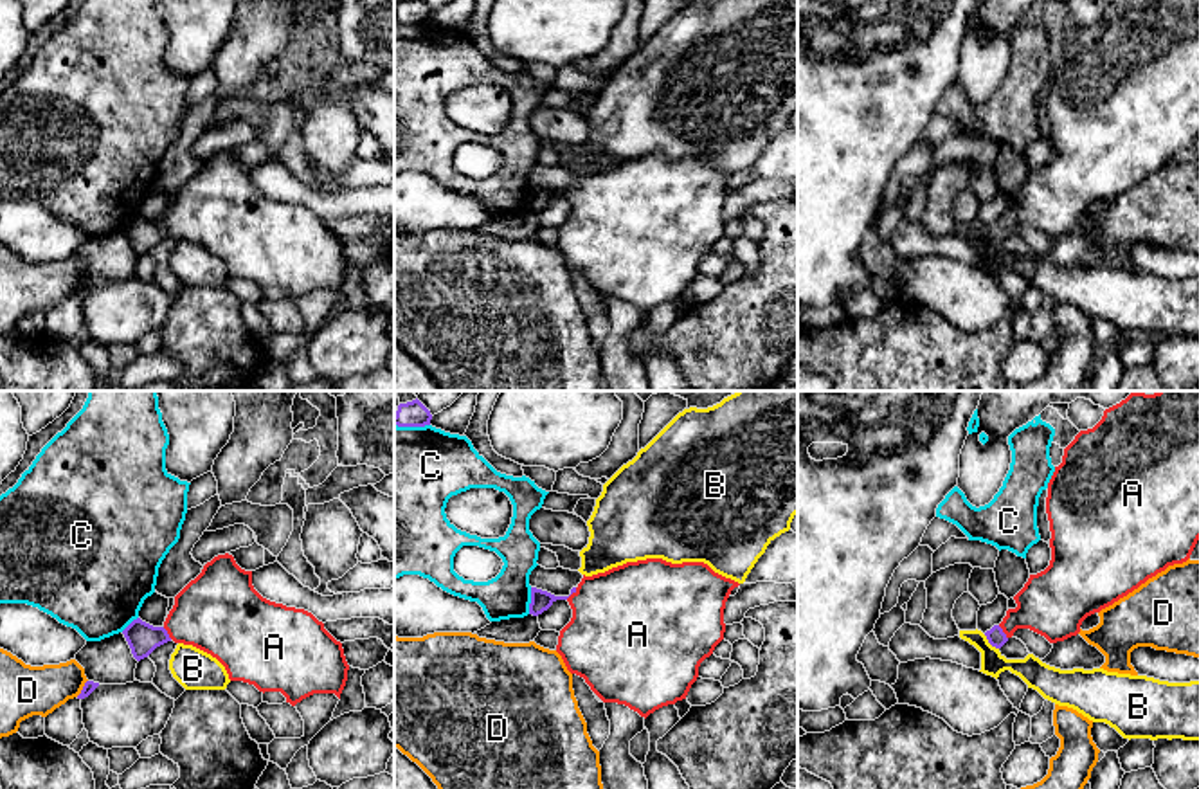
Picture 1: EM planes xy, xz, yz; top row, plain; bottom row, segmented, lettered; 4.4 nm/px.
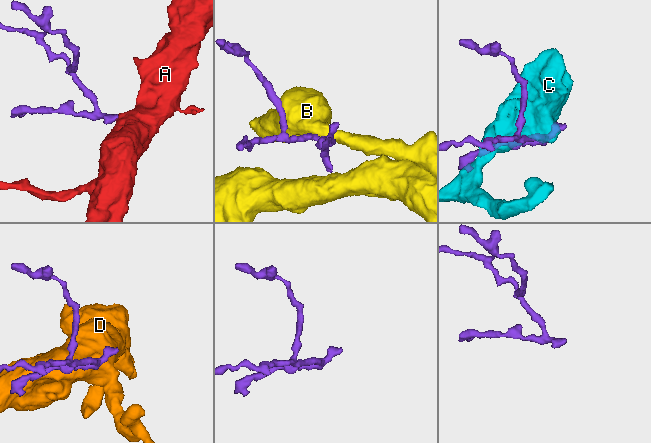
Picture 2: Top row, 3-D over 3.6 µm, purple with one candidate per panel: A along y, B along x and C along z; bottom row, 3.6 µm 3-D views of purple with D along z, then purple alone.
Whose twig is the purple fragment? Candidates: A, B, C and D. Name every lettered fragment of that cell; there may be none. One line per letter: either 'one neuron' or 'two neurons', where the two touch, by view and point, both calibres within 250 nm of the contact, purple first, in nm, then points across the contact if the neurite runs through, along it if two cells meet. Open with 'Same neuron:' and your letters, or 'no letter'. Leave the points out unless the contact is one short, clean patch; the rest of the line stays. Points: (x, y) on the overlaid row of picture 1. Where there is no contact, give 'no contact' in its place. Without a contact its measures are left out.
Same neuron: A
A: one neuron | xz (571, 593) | 100/440 nm | across xz (540, 600), (571, 593), (602, 604), (620, 620)
B: two neurons | yz (991, 643) | 80/120 nm | along yz (983, 634), (998, 649)
C: two neurons | xz (531, 600) | 100/200 nm
D: two neurons | xy (83, 689) | 50/220 nm

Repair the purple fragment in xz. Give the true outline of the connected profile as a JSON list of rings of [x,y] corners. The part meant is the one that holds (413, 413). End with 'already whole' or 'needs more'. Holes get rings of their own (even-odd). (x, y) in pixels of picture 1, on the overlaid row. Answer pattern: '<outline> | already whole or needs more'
[[[418,398],[400,404],[394,414],[394,425],[398,427],[425,427],[430,425],[430,420],[430,411]]] | already whole

